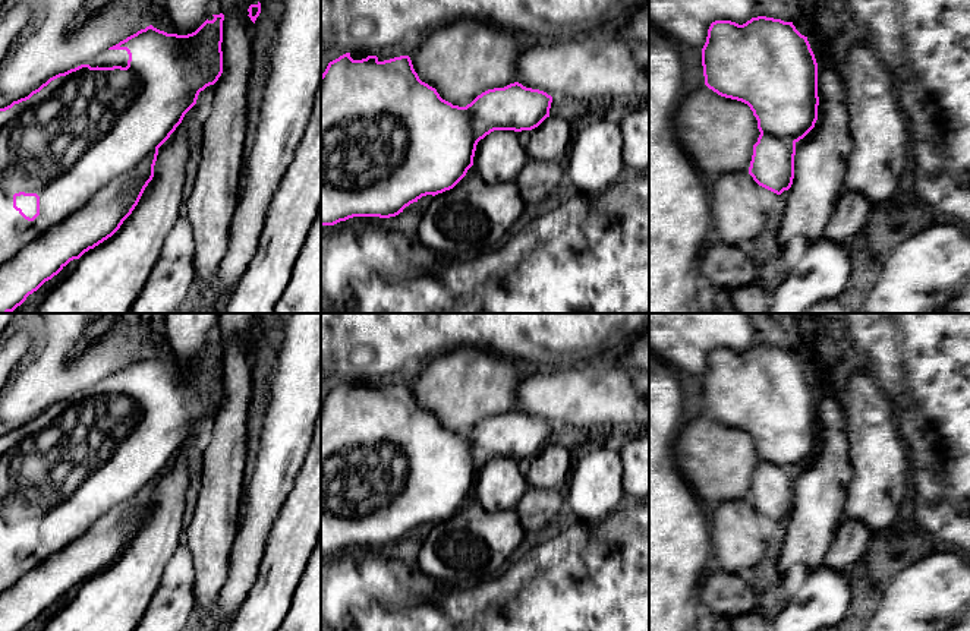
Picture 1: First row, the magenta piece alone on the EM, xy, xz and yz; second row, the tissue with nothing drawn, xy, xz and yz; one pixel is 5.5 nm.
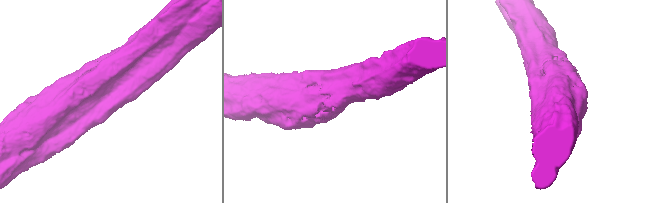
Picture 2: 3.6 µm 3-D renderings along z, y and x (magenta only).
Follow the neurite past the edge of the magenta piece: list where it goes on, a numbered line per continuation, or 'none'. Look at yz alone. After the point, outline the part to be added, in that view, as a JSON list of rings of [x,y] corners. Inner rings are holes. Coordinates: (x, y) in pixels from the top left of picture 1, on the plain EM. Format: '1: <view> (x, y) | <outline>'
none

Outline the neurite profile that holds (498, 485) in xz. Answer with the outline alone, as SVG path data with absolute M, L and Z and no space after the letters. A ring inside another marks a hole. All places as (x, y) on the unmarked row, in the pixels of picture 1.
M494 458L476 473L473 493L489 512L511 511L527 492L529 483L514 458Z

